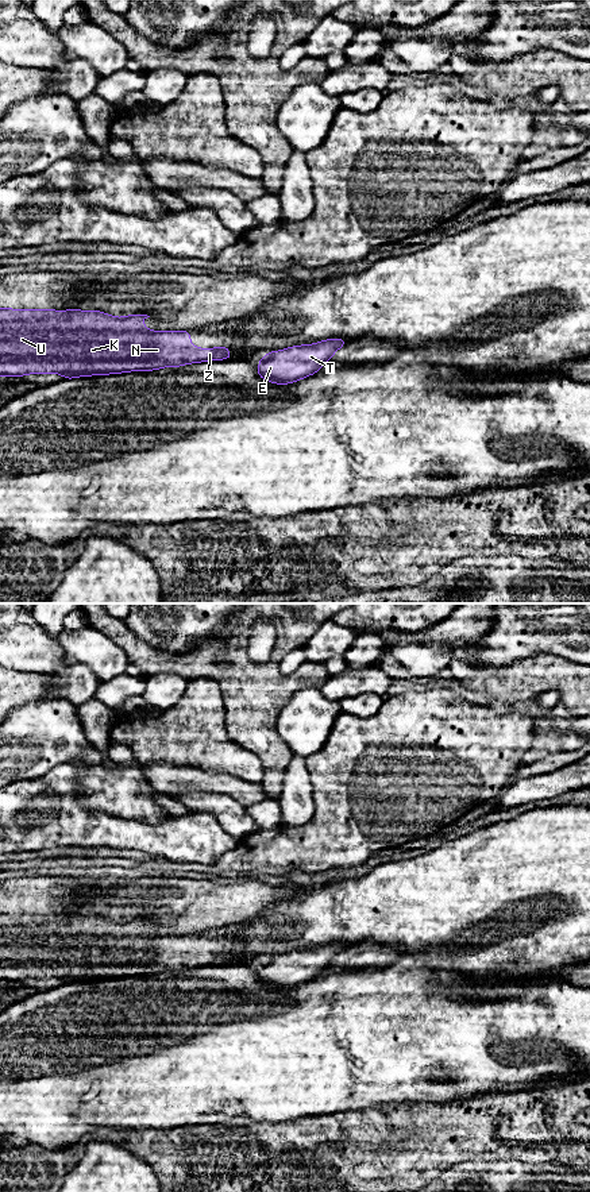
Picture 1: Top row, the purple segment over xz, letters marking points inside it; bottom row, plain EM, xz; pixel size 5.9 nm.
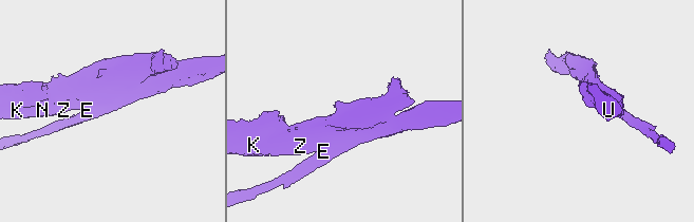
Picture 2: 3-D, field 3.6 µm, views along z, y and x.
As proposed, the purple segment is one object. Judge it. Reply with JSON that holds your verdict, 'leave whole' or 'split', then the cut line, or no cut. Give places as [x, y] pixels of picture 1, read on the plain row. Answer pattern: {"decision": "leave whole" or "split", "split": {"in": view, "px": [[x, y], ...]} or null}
{"decision": "split", "split": {"in": "xz", "px": [[273, 957], [266, 961]]}}

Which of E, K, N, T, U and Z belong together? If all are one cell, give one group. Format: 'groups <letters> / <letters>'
groups E T / K N U Z

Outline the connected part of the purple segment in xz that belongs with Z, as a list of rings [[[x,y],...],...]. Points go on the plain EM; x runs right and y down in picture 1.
[[[0,913],[0,981],[23,981],[26,979],[61,979],[63,983],[119,979],[128,976],[151,976],[167,971],[178,972],[205,965],[234,964],[228,952],[198,953],[190,948],[189,936],[159,937],[147,934],[142,926],[147,919],[115,922],[99,915],[65,917],[55,914],[9,914]]]

